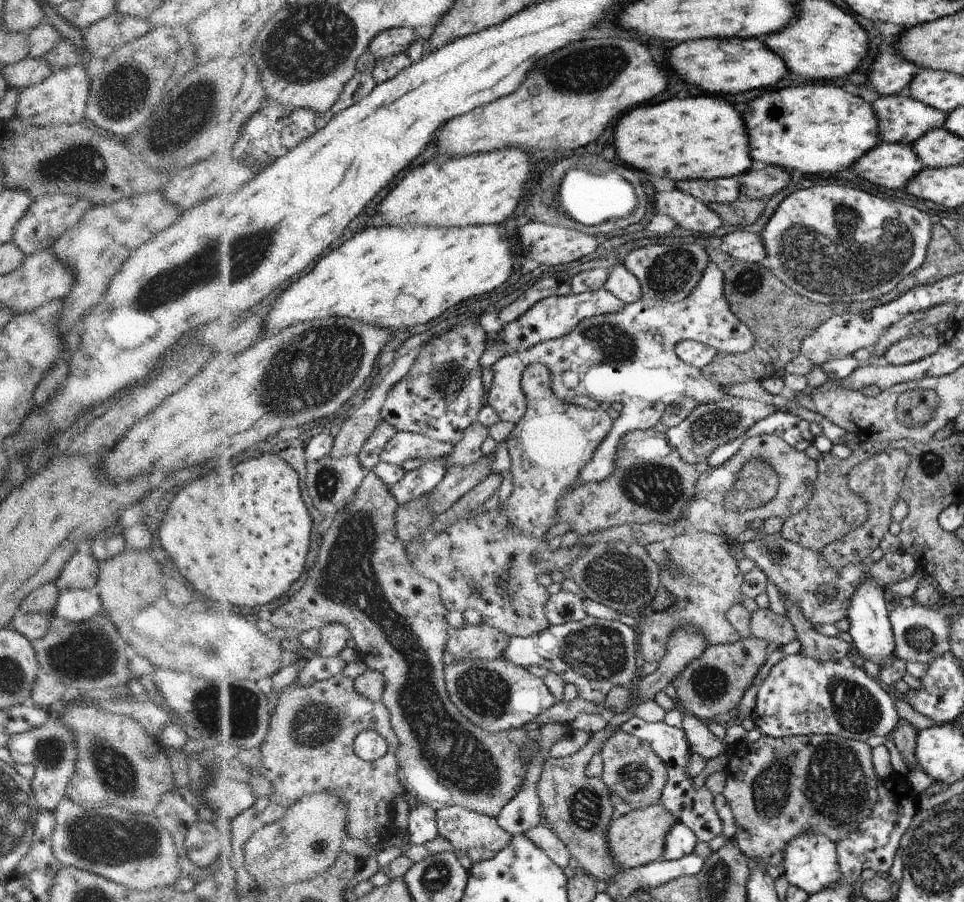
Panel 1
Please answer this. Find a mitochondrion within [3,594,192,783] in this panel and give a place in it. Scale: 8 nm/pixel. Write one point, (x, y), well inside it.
(88, 654)

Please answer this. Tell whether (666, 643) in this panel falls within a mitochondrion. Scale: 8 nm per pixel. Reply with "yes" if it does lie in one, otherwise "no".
no

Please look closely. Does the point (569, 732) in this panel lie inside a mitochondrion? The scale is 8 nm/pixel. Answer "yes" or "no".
no

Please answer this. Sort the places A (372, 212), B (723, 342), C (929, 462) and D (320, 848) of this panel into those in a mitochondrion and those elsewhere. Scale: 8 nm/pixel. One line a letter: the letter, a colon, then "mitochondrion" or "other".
A: other
B: other
C: mitochondrion
D: mitochondrion

